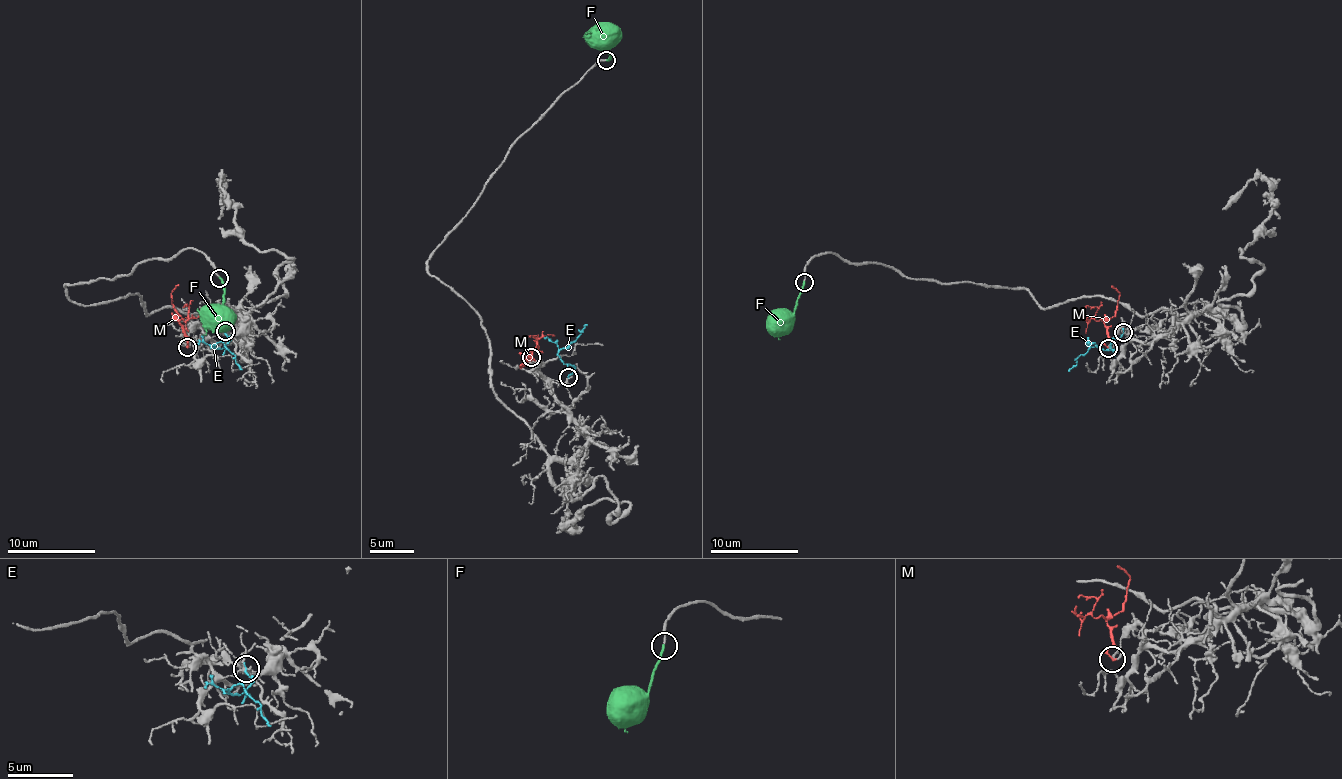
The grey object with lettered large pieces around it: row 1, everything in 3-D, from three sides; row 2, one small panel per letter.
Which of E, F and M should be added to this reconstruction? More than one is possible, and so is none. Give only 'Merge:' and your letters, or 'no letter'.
Merge: F

